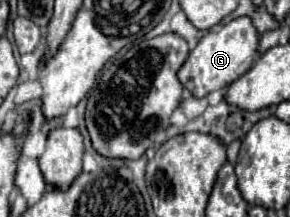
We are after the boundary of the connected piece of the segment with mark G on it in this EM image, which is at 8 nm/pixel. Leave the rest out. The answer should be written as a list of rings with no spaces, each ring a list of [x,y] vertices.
[[[247,16],[221,24],[209,30],[199,40],[197,48],[189,52],[187,60],[177,72],[177,78],[195,98],[205,98],[209,92],[235,82],[239,76],[243,76],[251,68],[251,64],[257,58],[257,42],[259,42],[259,34]]]

